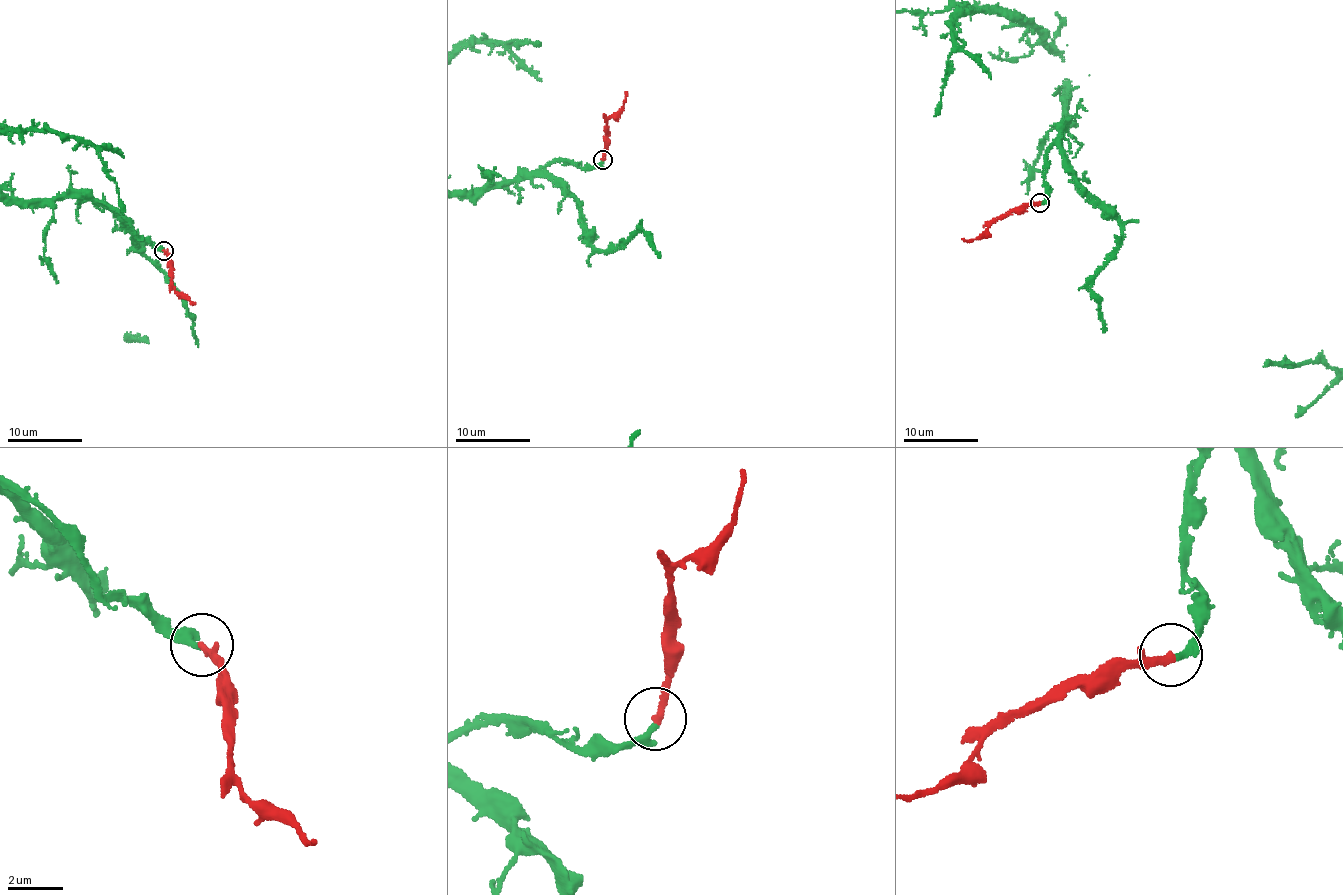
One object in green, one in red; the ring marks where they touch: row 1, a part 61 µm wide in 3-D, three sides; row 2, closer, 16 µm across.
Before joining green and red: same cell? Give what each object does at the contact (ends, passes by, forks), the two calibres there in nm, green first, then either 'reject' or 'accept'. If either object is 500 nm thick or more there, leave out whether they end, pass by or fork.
green ends | red ends | 280/240 nm | accept

